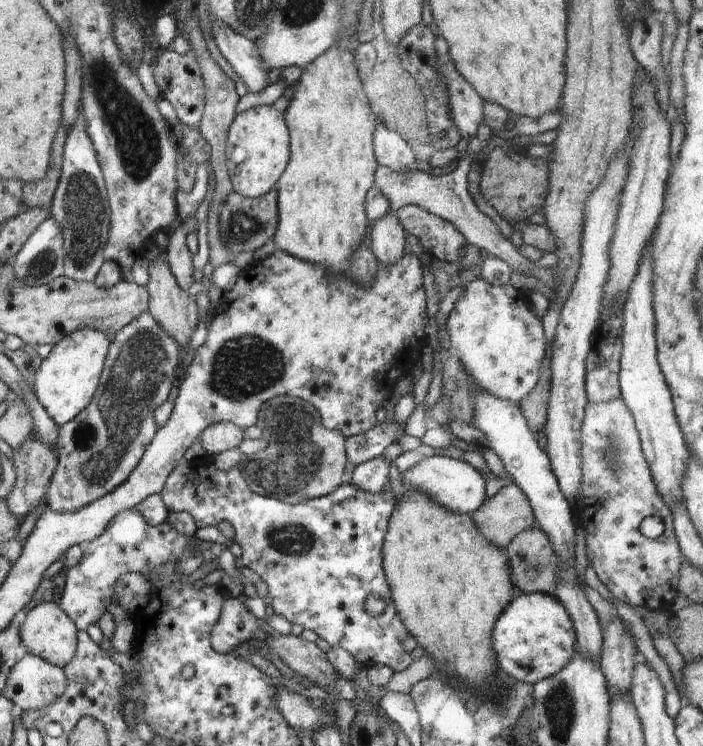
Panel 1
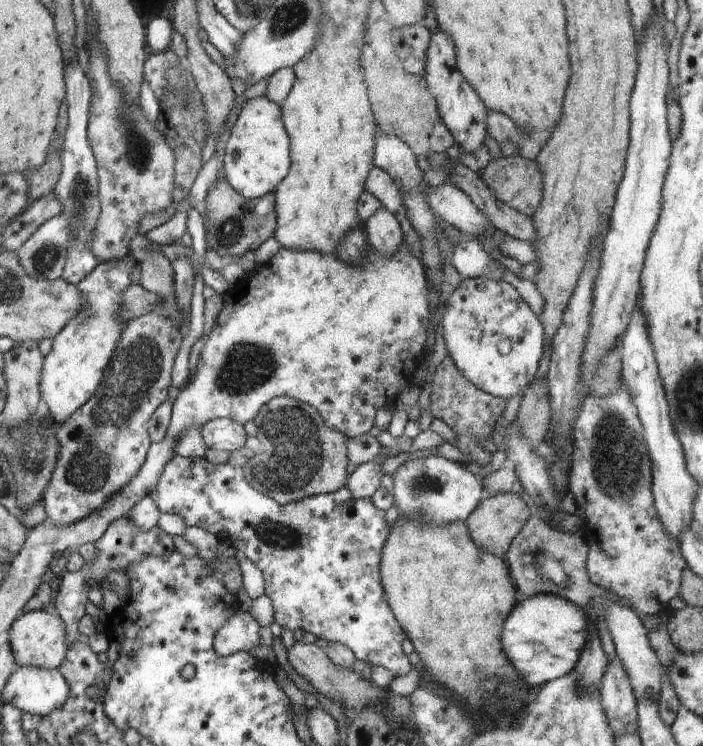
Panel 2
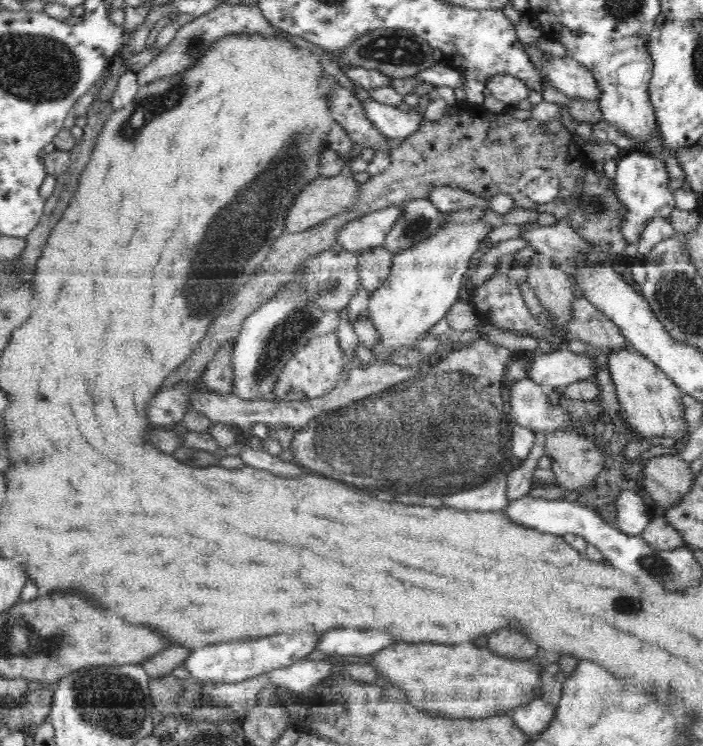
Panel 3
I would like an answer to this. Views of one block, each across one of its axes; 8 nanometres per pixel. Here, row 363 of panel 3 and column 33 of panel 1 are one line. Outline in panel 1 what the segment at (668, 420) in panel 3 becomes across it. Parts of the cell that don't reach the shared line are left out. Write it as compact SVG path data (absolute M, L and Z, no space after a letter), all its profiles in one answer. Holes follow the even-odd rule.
M42 602L27 613L21 625L22 653L35 653L52 665L64 667L75 656L79 642L78 632L76 624L56 602Z

